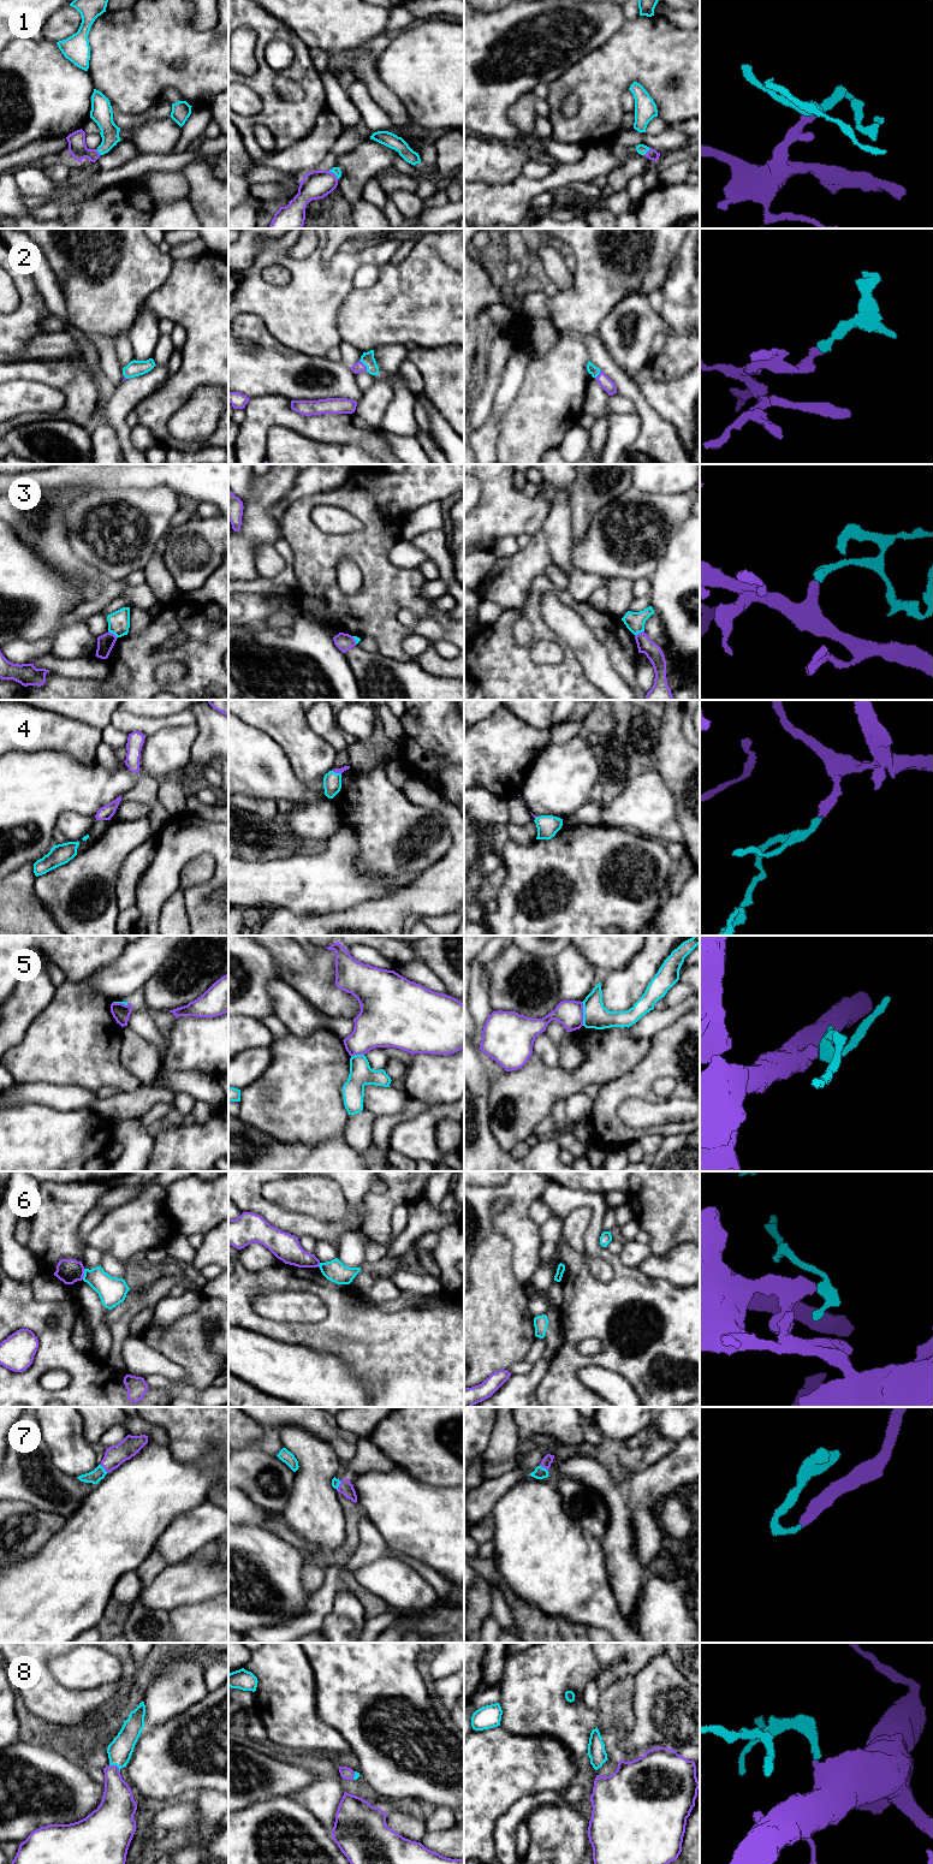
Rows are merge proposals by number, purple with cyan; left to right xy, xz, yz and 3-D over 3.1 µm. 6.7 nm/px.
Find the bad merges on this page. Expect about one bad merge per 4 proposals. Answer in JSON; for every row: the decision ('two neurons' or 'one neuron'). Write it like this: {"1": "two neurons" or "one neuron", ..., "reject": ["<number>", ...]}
{"1": "one neuron", "2": "one neuron", "3": "two neurons", "4": "one neuron", "5": "two neurons", "6": "two neurons", "7": "one neuron", "8": "one neuron", "reject": ["3", "5", "6"]}

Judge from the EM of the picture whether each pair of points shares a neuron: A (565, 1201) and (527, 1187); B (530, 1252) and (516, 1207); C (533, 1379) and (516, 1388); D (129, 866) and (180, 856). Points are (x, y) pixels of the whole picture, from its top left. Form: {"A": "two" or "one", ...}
{"A": "two", "B": "one", "C": "one", "D": "two"}

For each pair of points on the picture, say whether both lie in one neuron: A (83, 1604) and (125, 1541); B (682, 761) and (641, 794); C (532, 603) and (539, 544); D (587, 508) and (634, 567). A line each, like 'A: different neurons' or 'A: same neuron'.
A: same neuron
B: different neurons
C: different neurons
D: different neurons

